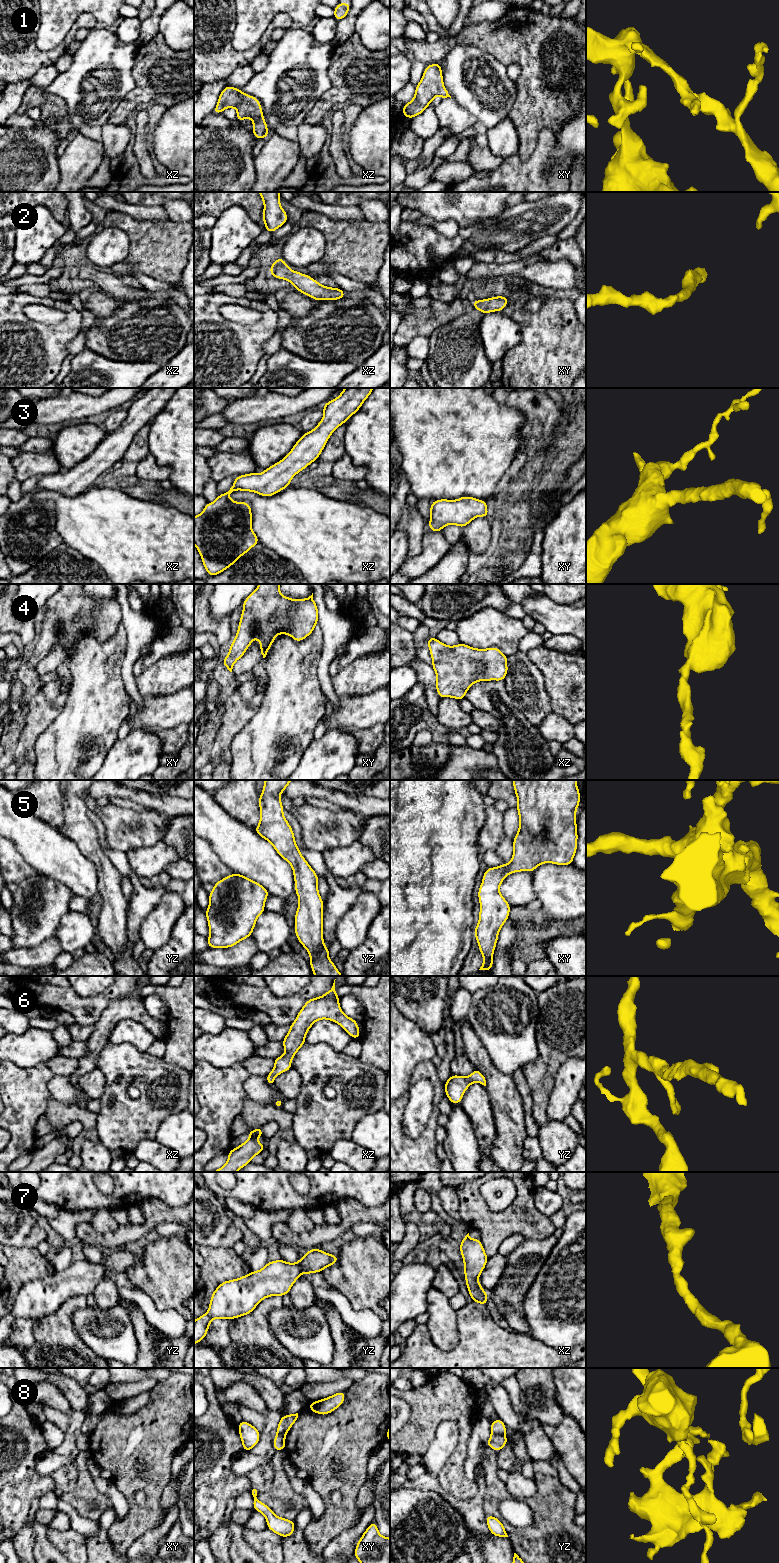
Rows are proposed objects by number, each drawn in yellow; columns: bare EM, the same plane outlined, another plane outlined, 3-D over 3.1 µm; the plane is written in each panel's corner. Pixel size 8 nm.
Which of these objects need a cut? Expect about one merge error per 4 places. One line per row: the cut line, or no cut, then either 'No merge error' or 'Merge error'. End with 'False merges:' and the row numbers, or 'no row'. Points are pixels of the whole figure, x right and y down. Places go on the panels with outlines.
1: No split. No merge error
2: No split. No merge error
3: No split. No merge error
4: No split. No merge error
5: No split. No merge error
6: No split. No merge error
7: No split. No merge error
8: Split along yz (492, 1433), (504, 1434). Merge error
False merges: 8

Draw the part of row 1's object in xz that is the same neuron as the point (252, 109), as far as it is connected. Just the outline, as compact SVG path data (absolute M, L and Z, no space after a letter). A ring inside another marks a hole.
M226 85L220 93L218 103L212 112L221 114L224 109L233 107L238 112L236 121L243 121L248 117L254 122L252 132L257 140L269 136L260 101L243 93L241 89Z

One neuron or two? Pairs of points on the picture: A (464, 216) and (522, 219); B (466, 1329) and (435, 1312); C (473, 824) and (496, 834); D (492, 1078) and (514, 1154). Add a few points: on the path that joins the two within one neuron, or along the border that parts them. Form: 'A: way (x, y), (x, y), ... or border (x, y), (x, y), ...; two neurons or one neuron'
A: border (506, 208), (493, 217), (470, 225); two neurons
B: border (457, 1311), (458, 1342), (453, 1347); two neurons
C: border (486, 806), (485, 822), (478, 835), (477, 846); two neurons
D: way (504, 1097), (509, 1113), (510, 1135); one neuron

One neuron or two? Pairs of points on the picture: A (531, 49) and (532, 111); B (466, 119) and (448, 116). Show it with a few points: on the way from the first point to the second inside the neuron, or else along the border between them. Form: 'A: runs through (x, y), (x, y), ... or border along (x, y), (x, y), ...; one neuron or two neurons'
A: runs through (532, 64), (532, 96); one neuron
B: runs through (462, 119), (452, 116); one neuron

